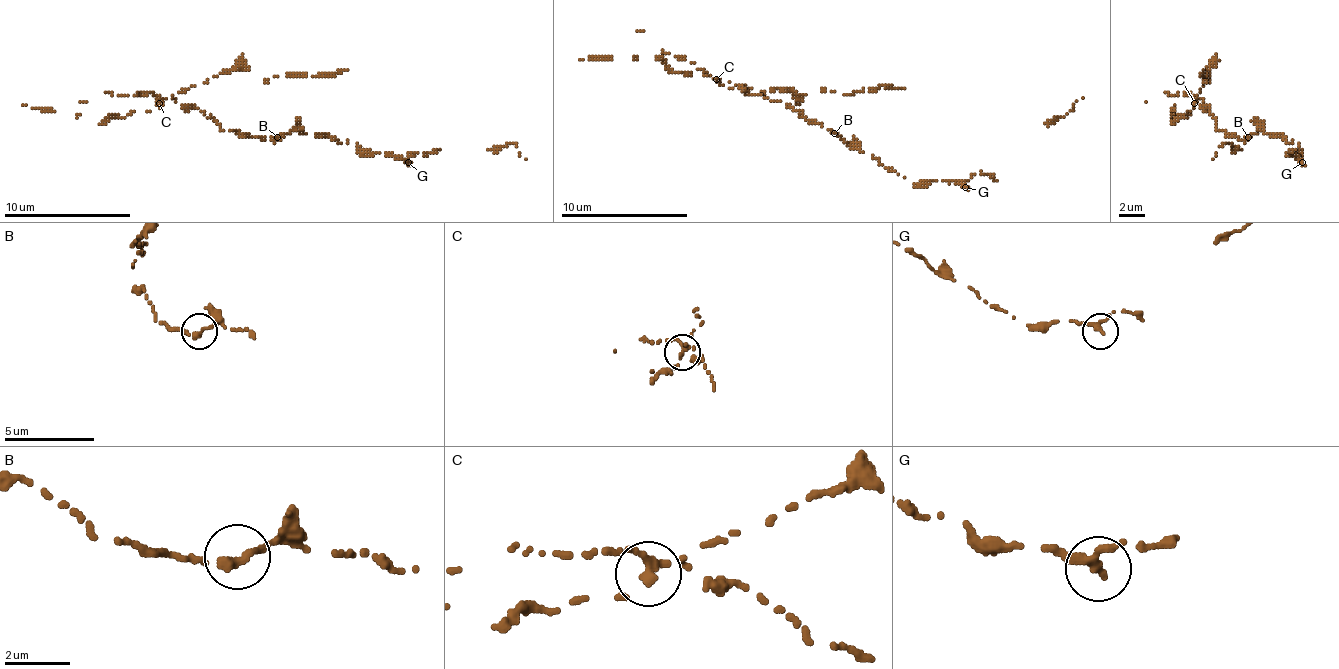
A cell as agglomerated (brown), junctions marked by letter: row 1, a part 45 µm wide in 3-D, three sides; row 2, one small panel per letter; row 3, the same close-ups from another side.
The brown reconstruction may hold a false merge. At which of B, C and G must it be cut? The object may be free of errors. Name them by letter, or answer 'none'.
C

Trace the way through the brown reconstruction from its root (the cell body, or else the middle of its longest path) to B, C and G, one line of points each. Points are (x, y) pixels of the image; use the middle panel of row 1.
B: (822, 126), (834, 133)
C: (822, 126), (809, 123), (780, 101), (729, 88), (729, 82), (723, 85), (717, 79)
G: (822, 126), (838, 133), (850, 146), (857, 146), (885, 168), (892, 168), (914, 184), (959, 181), (965, 187)

